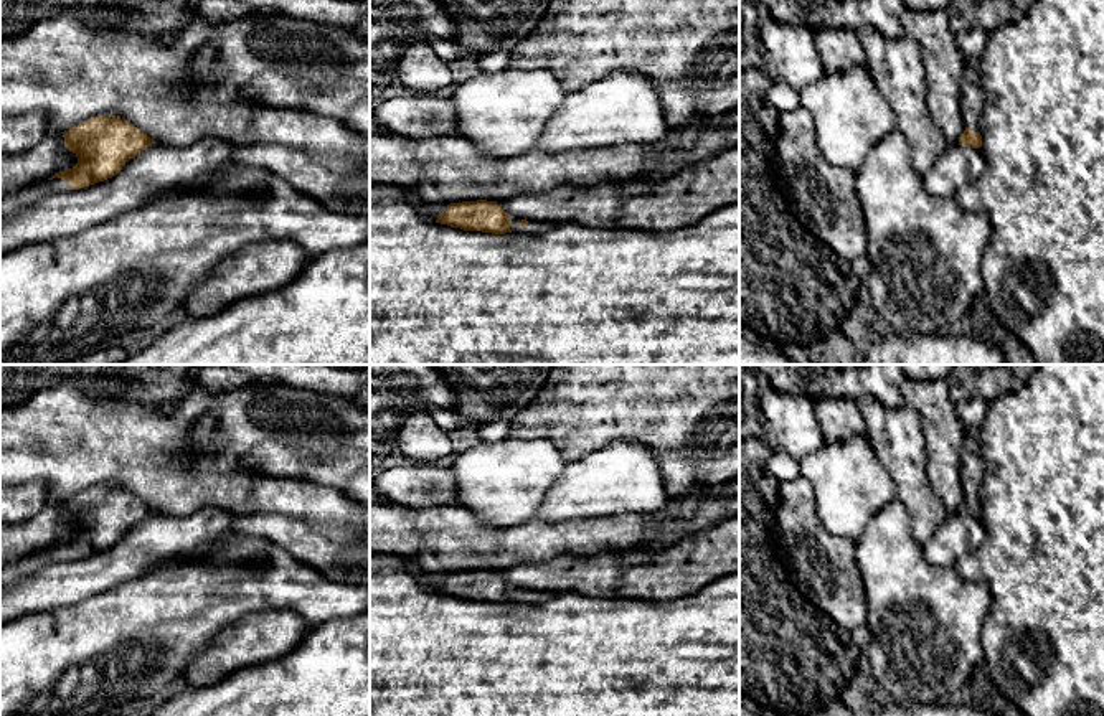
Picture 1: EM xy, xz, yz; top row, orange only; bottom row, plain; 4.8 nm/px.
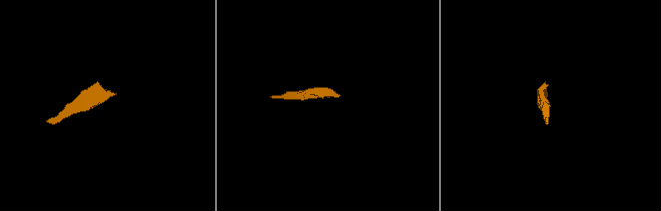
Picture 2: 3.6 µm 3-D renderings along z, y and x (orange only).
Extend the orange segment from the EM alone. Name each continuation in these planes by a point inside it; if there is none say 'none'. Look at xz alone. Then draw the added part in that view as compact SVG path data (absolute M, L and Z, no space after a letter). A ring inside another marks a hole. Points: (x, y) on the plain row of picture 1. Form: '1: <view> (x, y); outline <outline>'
1: xz (533, 596); outline M512 586L512 602L518 604L545 604L548 601L553 601L558 594L553 591L528 591L526 596L520 596L521 589Z

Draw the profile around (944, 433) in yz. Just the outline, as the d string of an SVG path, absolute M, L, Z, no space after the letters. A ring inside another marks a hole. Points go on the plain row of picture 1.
M894 371L896 386L904 404L916 409L926 439L926 477L942 500L946 511L959 513L965 495L962 490L962 447L965 426L955 412L949 383L942 379L916 381Z

